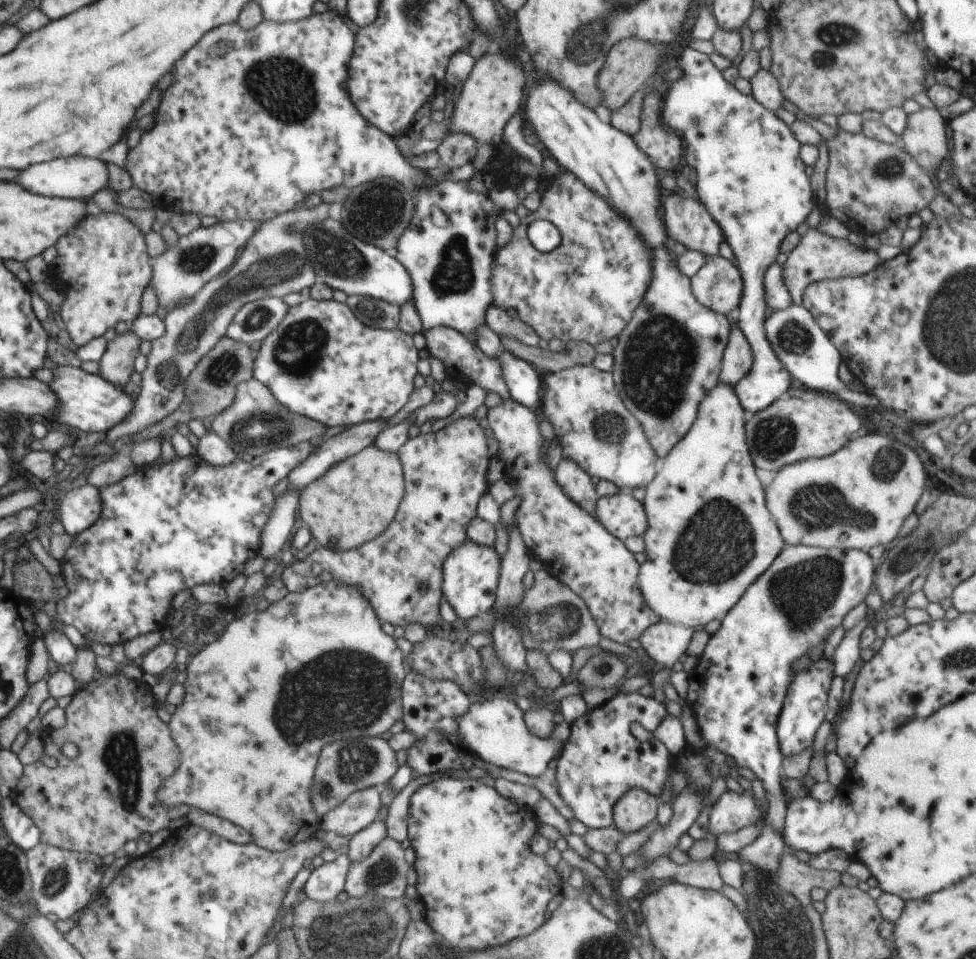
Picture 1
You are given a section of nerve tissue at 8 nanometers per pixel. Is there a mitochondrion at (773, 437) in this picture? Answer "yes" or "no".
yes

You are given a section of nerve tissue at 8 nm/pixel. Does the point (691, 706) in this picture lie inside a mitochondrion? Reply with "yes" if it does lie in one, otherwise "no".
no

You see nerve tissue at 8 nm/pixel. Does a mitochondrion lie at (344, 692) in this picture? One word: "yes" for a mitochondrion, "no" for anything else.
yes

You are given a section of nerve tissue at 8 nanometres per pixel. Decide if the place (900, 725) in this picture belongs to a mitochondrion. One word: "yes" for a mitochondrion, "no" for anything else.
no

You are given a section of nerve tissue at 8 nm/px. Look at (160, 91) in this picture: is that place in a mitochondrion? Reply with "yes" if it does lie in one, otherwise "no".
no

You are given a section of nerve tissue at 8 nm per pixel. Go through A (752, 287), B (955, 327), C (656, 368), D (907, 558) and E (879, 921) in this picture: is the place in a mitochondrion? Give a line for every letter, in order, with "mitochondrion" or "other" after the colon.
A: other
B: mitochondrion
C: mitochondrion
D: mitochondrion
E: other

